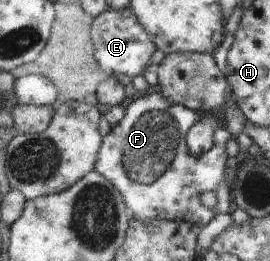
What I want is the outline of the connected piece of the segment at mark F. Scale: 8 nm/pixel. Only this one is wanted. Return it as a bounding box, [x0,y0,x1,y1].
[94,92,234,228]

